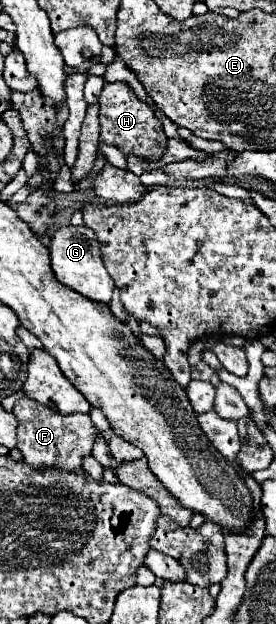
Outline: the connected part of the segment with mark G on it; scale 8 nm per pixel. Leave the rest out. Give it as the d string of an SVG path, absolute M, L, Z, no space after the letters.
M73 225L61 227L53 235L49 249L51 249L53 273L55 273L55 277L63 285L71 287L73 291L79 291L81 295L89 297L91 301L99 301L99 303L109 303L111 301L115 283L113 283L111 275L107 273L107 269L103 265L101 245L99 245L93 229L89 229L87 225L81 225L81 227L73 227Z

